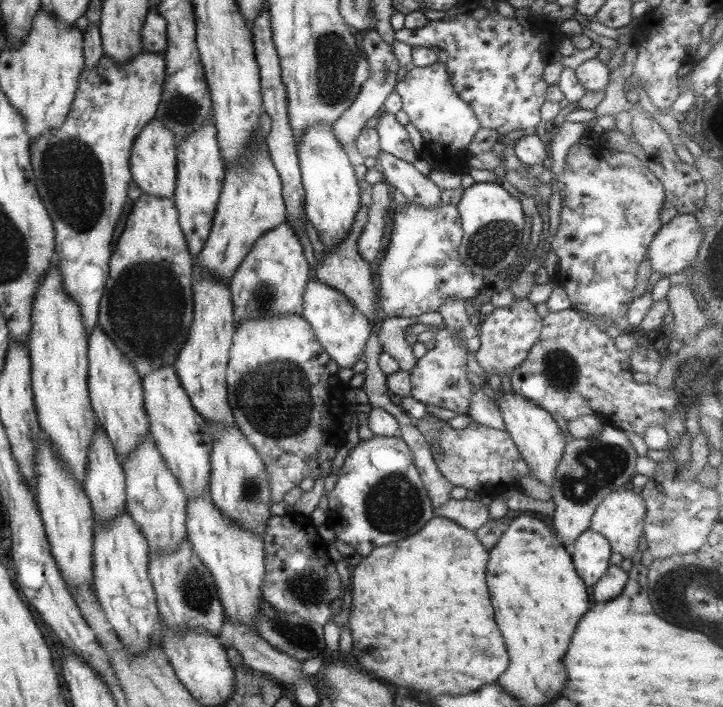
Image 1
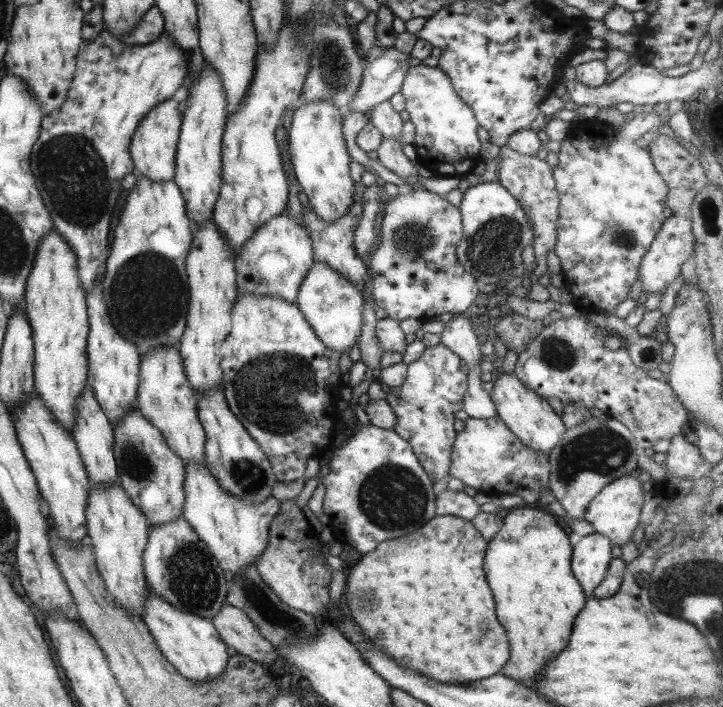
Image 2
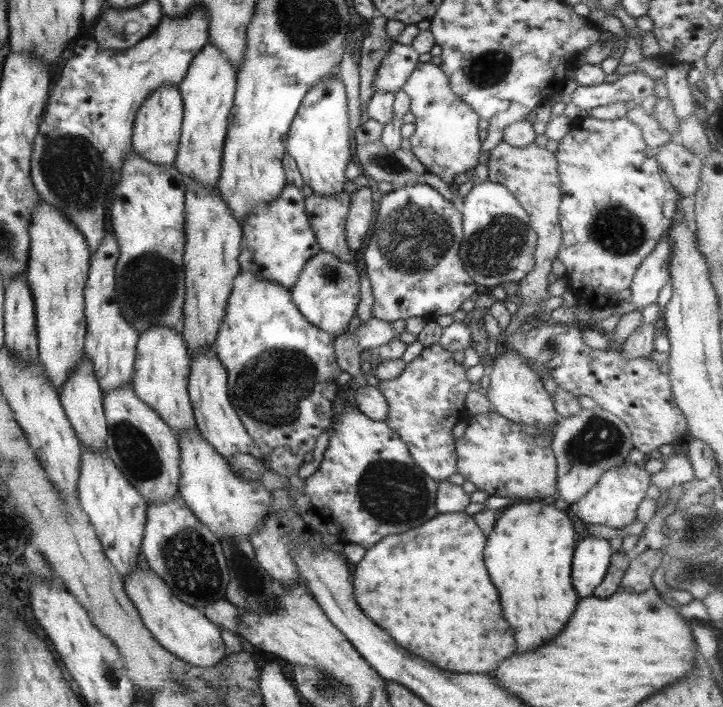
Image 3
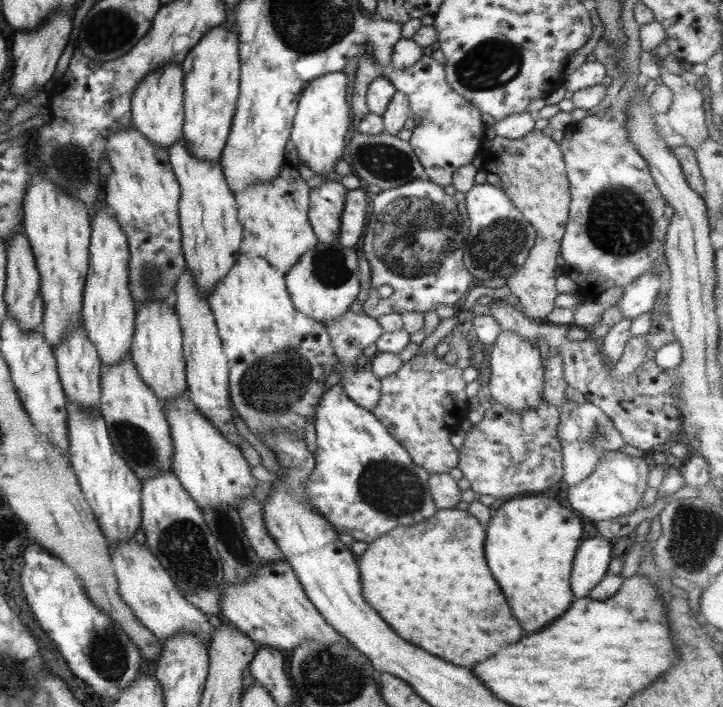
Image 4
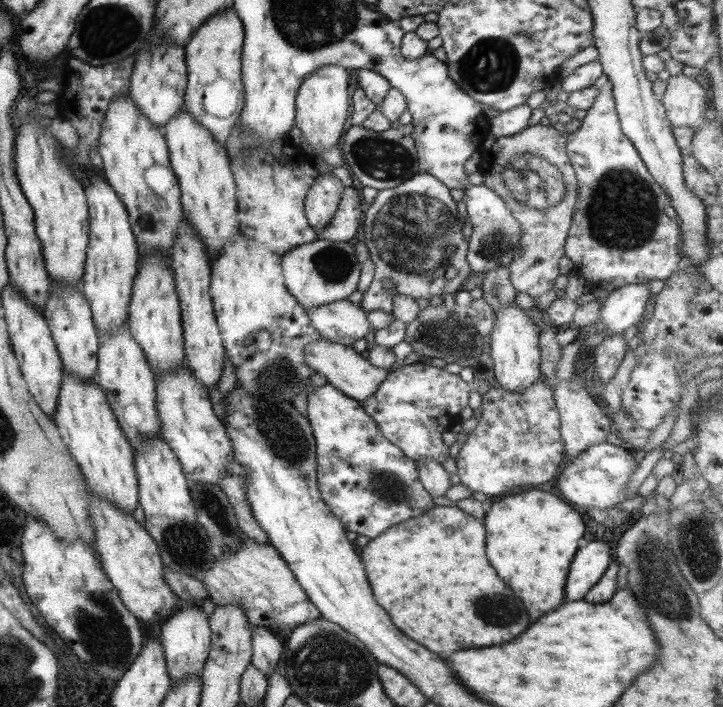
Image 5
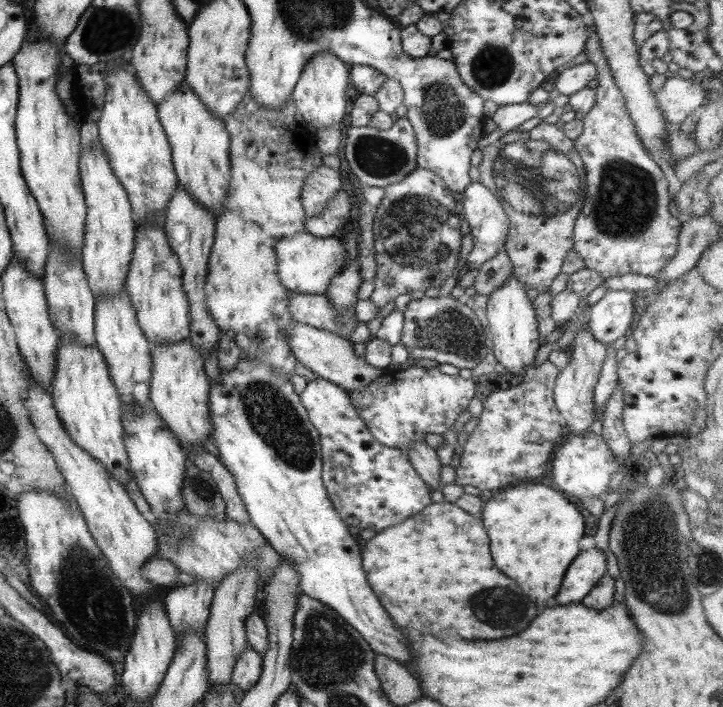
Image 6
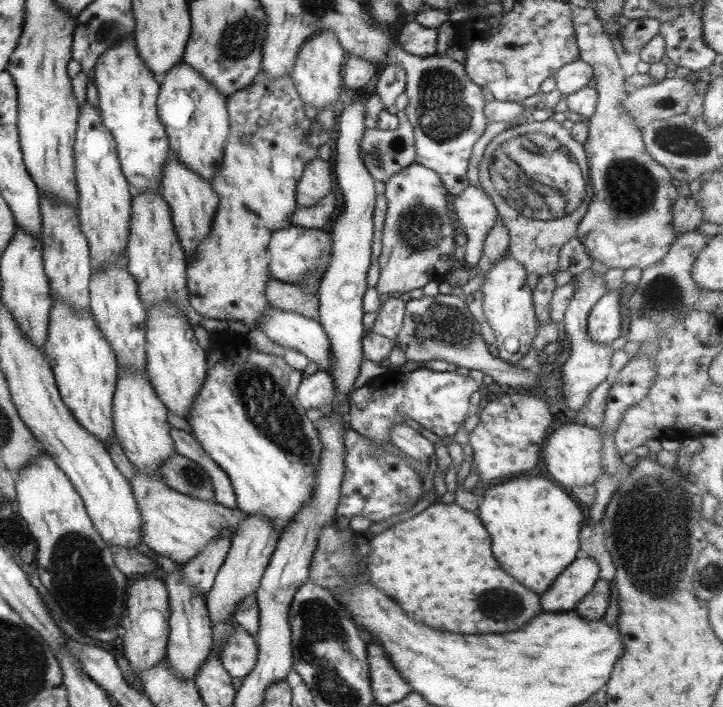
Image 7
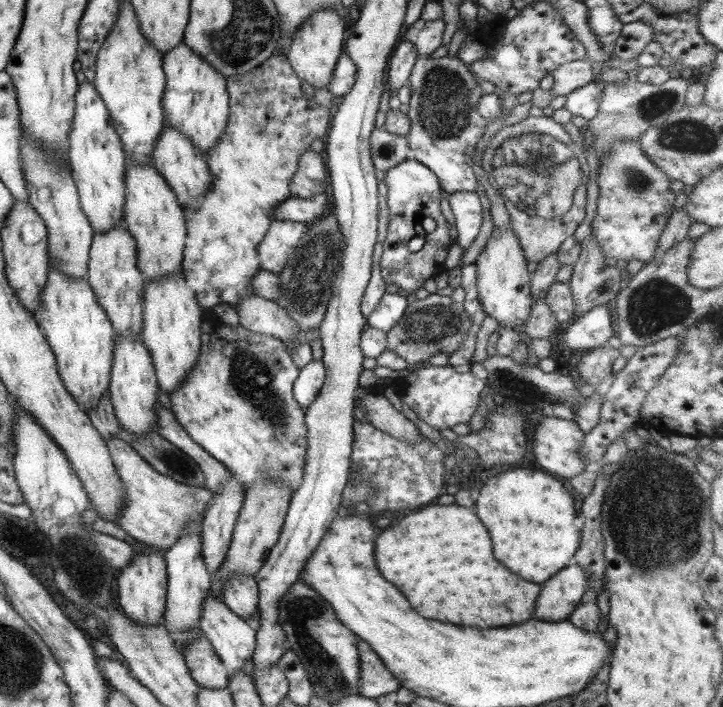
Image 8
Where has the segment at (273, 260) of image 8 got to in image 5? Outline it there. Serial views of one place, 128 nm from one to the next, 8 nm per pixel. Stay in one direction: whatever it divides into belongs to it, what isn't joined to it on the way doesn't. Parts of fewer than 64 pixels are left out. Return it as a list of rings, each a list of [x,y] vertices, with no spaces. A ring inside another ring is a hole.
[[[321,239],[291,248],[280,258],[280,268],[285,289],[305,310],[347,299],[351,292],[355,292],[360,275],[360,263],[356,260],[351,242]]]

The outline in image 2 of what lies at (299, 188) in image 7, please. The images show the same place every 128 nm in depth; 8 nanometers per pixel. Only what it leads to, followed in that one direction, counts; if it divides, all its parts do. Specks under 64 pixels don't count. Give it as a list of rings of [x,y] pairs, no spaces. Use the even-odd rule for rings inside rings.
[[[351,204],[348,212],[342,214],[340,218],[328,223],[324,222],[324,219],[320,218],[318,214],[315,214],[308,205],[306,208],[302,208],[302,212],[301,218],[303,219],[303,224],[305,224],[309,231],[309,239],[311,239],[313,261],[327,264],[332,270],[341,274],[341,277],[345,277],[349,283],[353,283],[355,289],[362,294],[366,280],[366,266],[360,258],[356,256],[353,246],[353,232],[357,227],[362,212],[360,204]]]

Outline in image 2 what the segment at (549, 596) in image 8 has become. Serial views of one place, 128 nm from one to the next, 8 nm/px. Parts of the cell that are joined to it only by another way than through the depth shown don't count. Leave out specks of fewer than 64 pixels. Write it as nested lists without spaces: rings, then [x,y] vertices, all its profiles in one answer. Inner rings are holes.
[[[591,534],[582,536],[572,548],[570,569],[577,579],[583,594],[589,597],[593,589],[603,580],[611,559],[611,541],[606,536]]]

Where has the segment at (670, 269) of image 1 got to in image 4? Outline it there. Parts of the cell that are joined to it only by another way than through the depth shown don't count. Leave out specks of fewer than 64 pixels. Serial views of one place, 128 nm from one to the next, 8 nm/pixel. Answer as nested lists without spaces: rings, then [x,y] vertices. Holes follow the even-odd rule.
[[[656,273],[641,274],[634,282],[623,287],[623,295],[616,302],[620,318],[637,318],[653,306],[659,290],[659,276]]]

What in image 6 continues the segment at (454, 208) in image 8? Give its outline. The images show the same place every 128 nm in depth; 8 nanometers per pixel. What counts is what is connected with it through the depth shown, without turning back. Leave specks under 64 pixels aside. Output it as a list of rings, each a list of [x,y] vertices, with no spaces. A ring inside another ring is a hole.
[[[478,182],[469,183],[463,190],[463,199],[458,205],[458,209],[463,220],[469,225],[469,233],[473,240],[471,252],[467,254],[466,269],[479,269],[483,262],[489,261],[489,258],[492,258],[497,251],[503,250],[510,225],[499,200],[496,193],[489,192]]]

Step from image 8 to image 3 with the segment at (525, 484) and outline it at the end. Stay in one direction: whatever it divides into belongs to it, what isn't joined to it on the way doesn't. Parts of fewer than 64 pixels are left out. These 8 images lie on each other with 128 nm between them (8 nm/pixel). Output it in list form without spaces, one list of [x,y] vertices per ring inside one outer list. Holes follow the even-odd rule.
[[[549,500],[545,504],[543,502],[545,501],[515,502],[506,507],[498,514],[493,530],[486,536],[487,544],[483,550],[485,568],[493,586],[497,588],[503,618],[513,628],[517,650],[531,650],[559,634],[577,602],[575,590],[571,588],[572,582],[569,580],[570,562],[577,542],[573,540],[573,524],[567,512],[556,509],[549,504]]]

